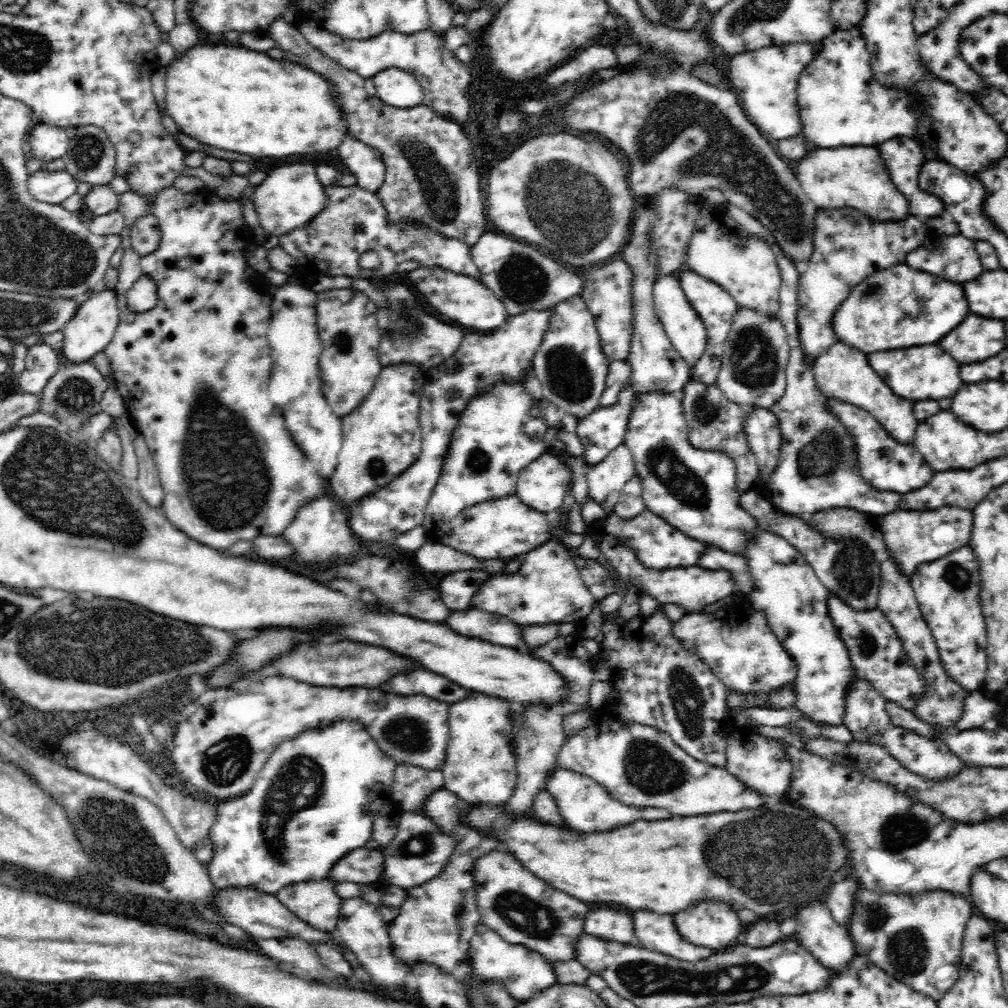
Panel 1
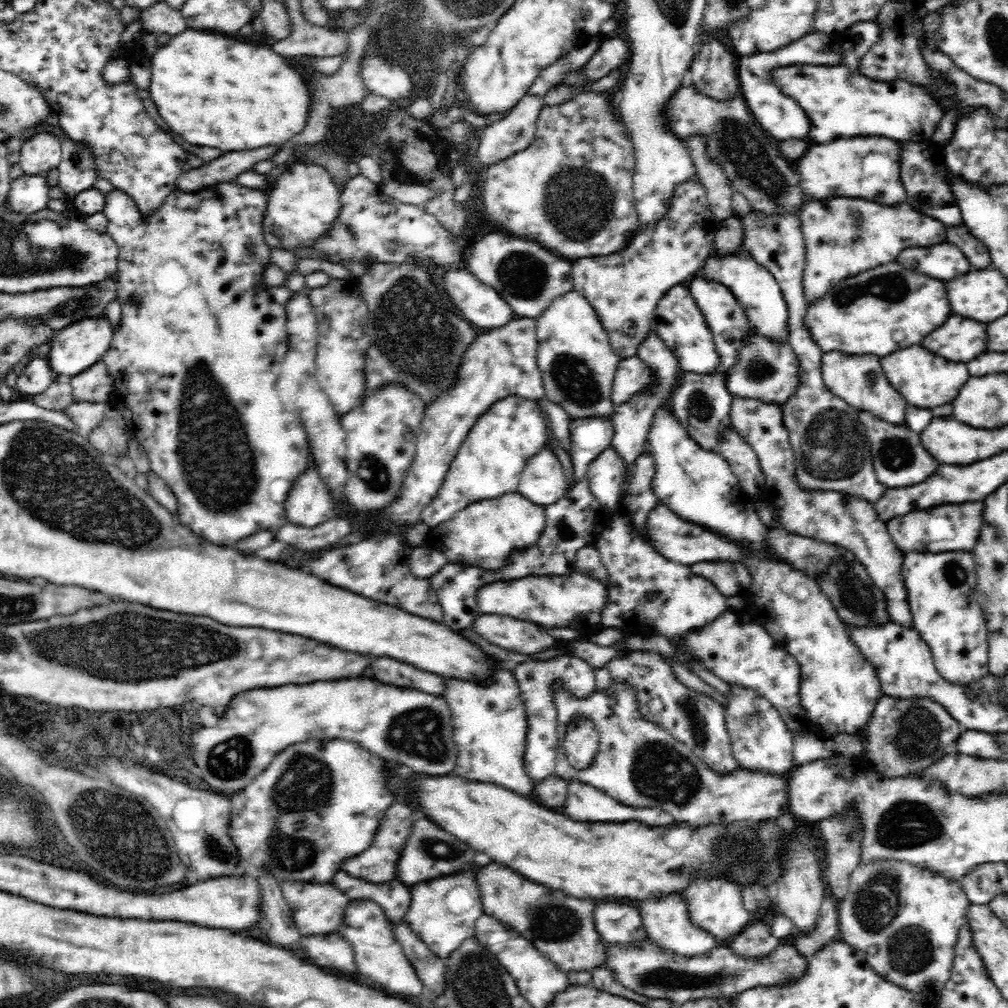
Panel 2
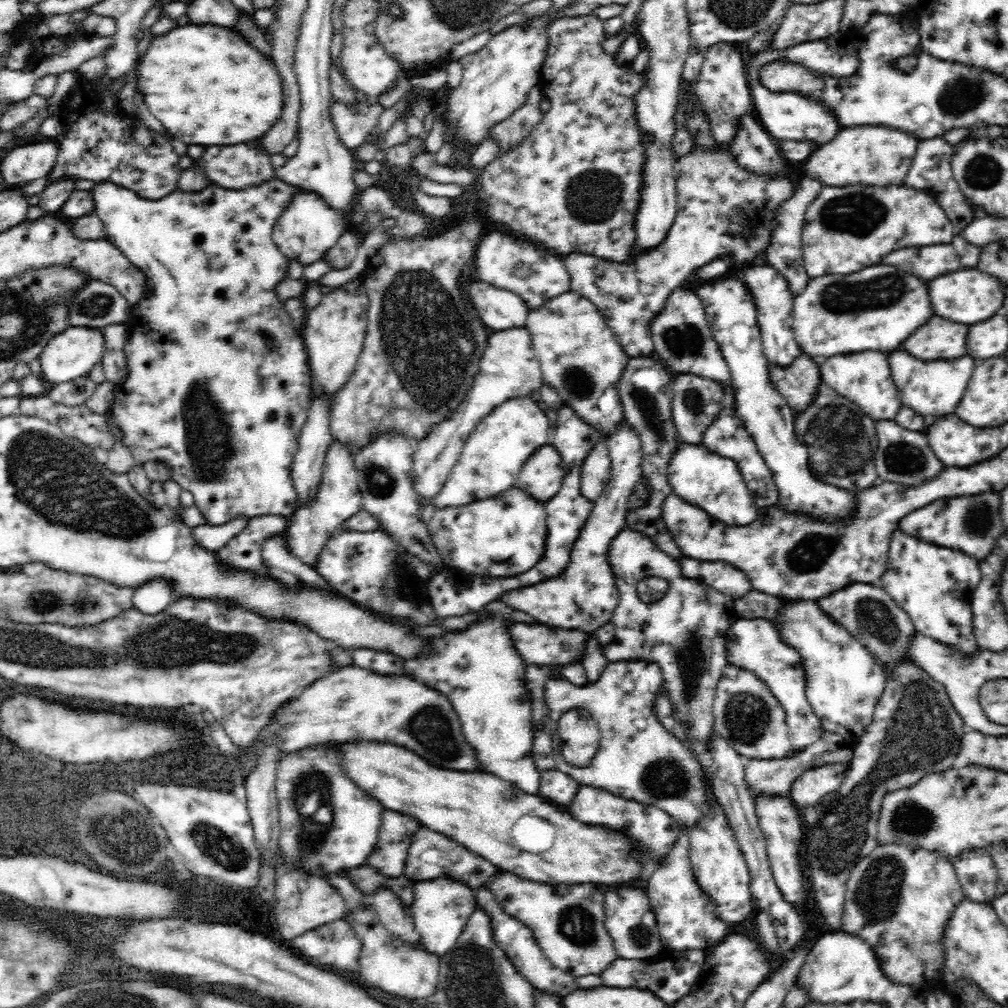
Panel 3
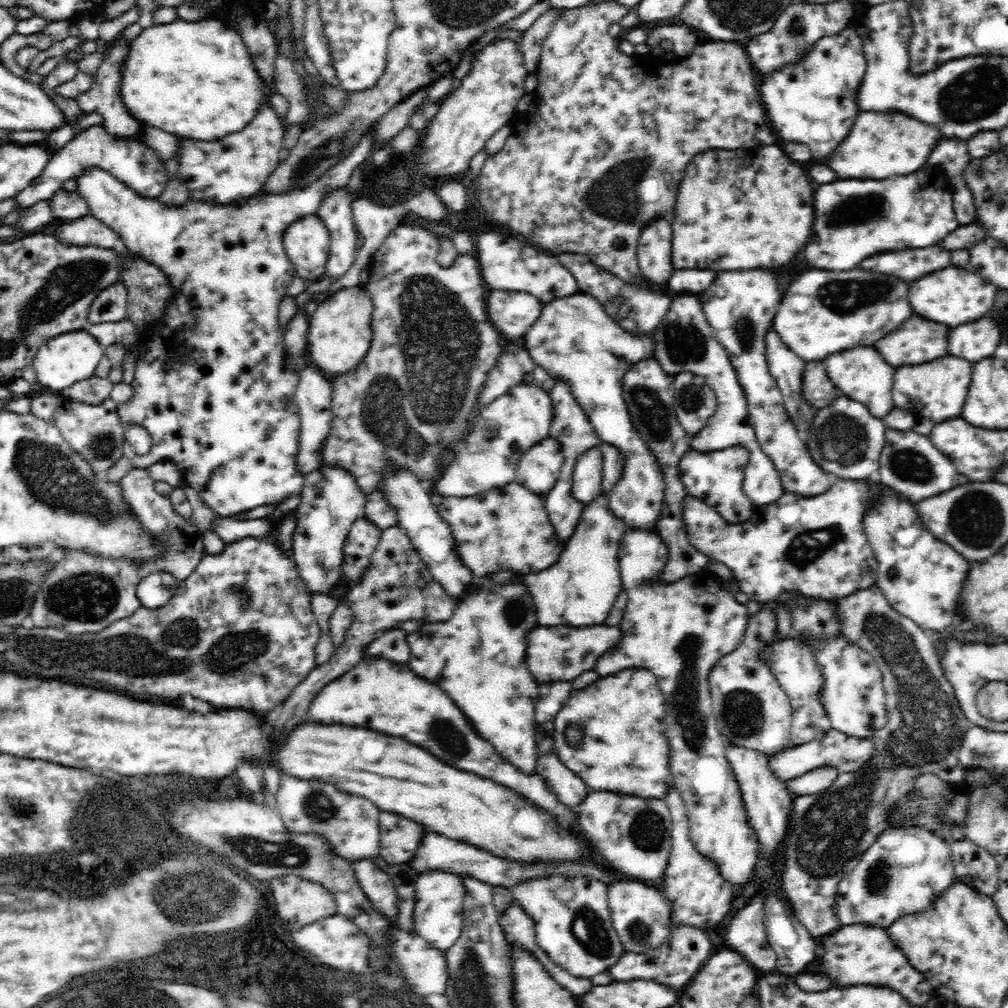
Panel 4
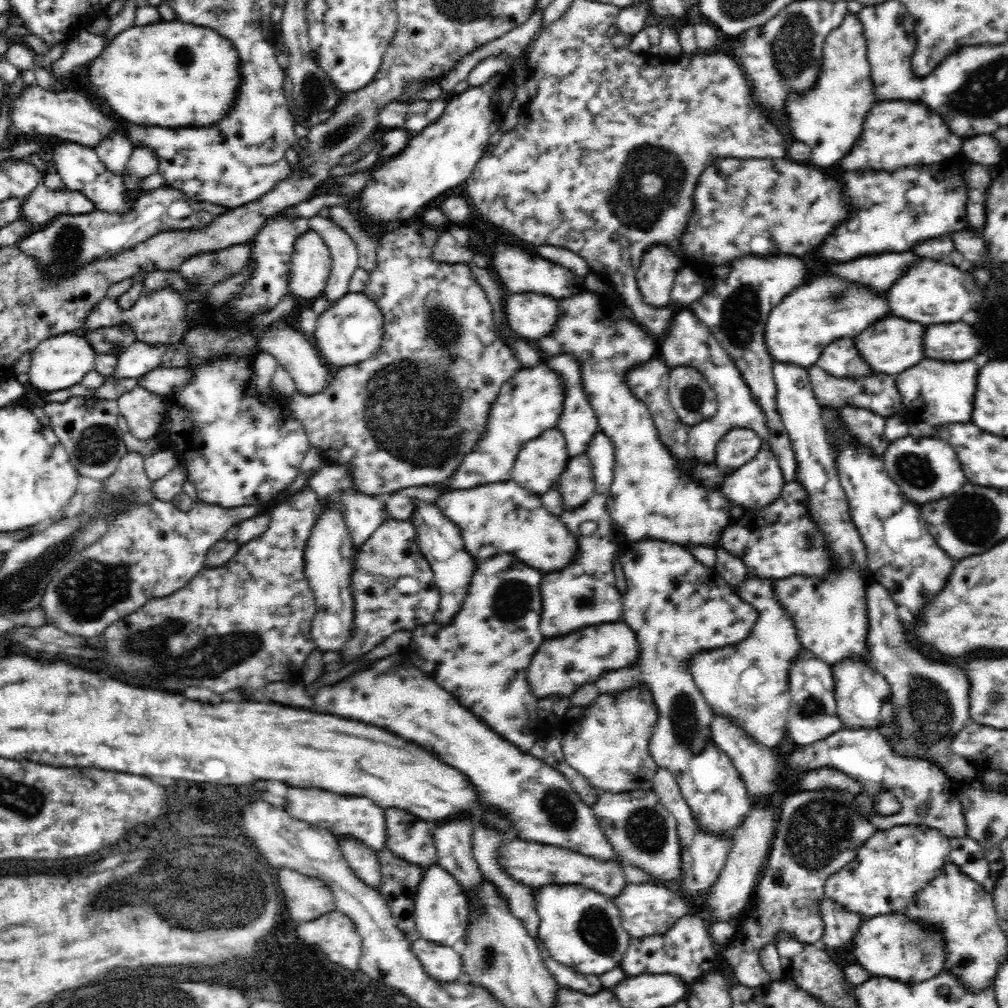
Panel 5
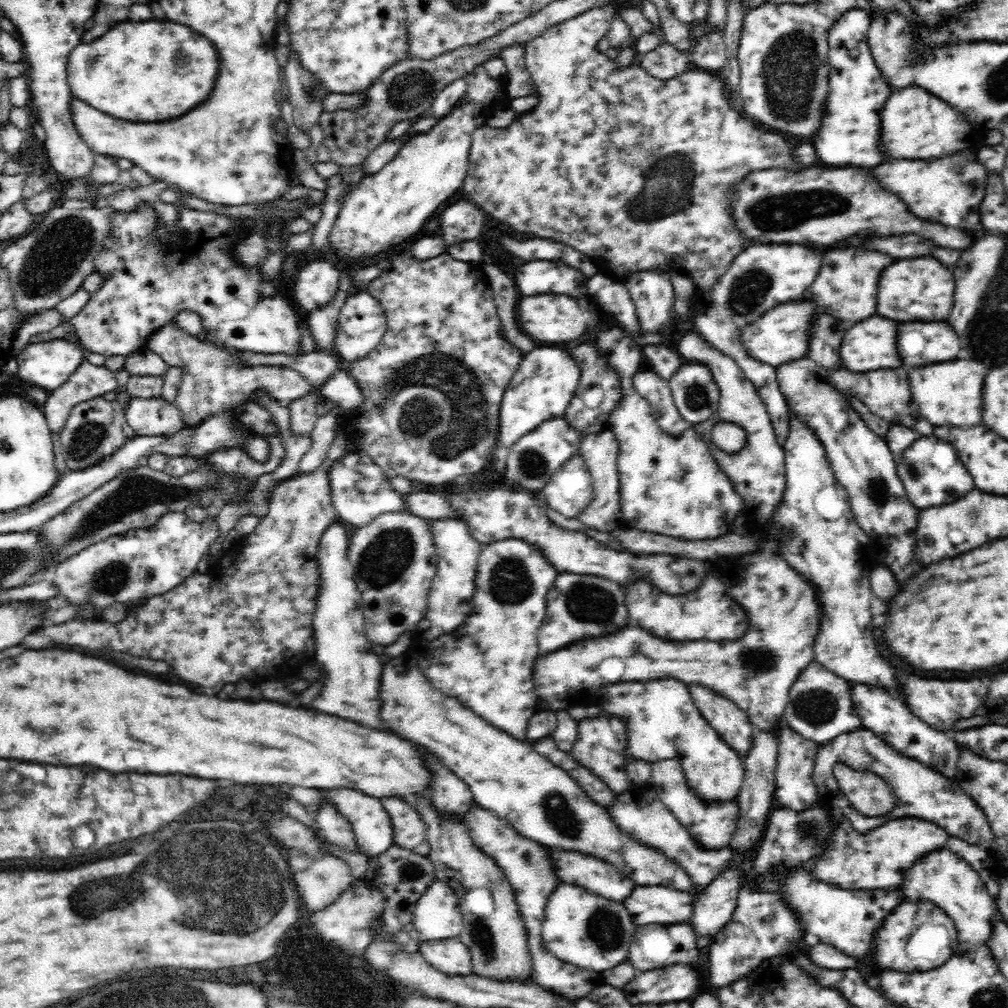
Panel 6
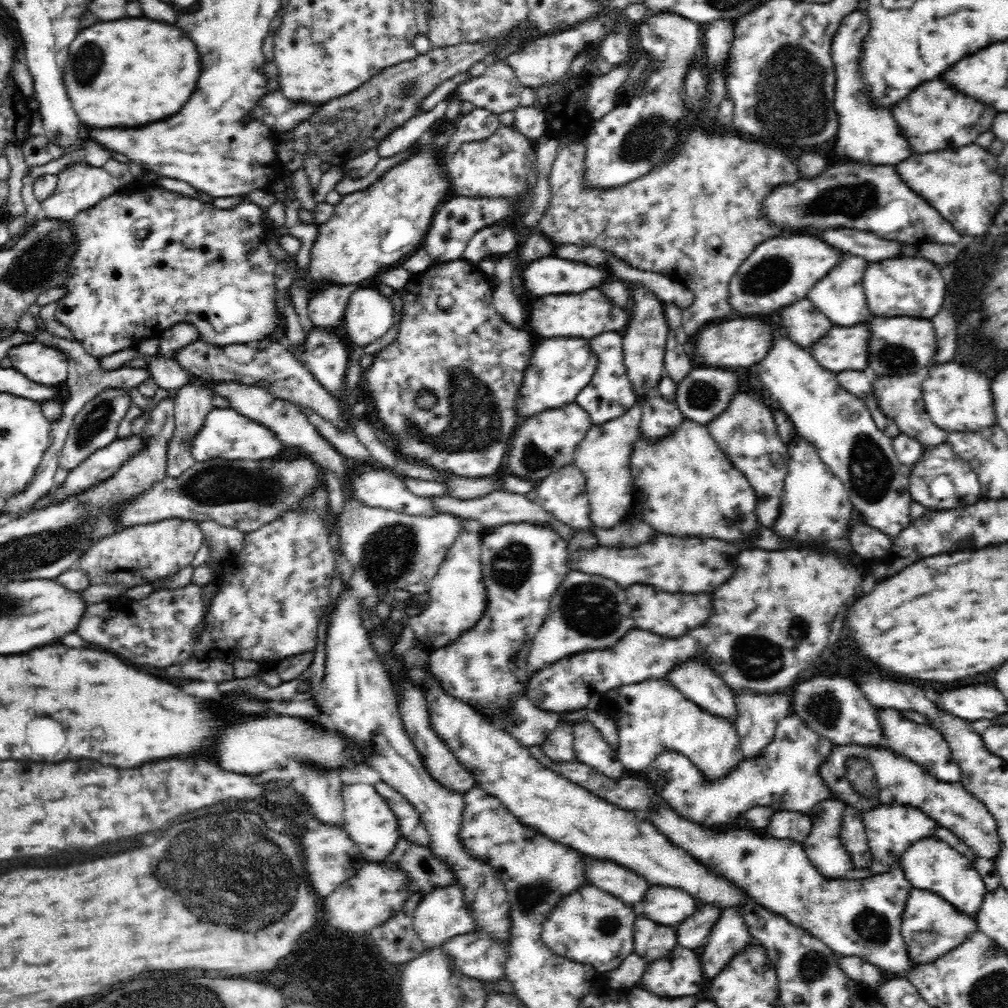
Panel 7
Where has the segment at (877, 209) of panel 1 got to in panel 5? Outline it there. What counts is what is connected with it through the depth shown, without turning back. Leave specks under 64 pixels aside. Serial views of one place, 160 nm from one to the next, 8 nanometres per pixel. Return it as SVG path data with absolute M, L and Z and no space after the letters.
M882 101L870 107L866 122L862 128L860 140L854 144L854 150L840 160L840 166L848 172L854 170L898 170L902 166L916 164L934 164L952 154L958 154L962 148L962 137L948 130L944 120L928 108L912 102Z

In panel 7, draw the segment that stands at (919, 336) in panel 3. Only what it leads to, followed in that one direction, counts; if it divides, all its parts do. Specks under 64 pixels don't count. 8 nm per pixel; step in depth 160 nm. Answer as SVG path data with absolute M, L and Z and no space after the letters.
M867 322L849 327L834 325L810 351L820 366L832 372L868 372L870 337Z

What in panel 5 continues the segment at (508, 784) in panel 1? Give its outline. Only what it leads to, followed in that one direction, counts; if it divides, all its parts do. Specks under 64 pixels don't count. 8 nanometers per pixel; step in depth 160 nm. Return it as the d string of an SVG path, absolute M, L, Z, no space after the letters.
M504 553L484 559L477 565L471 579L470 592L454 618L446 624L434 622L412 629L411 642L403 653L407 662L417 666L427 677L434 678L482 723L486 723L502 739L514 743L524 753L530 752L538 740L536 708L539 697L532 692L526 678L526 668L544 640L543 634L540 634L540 580L542 572L528 568L512 554Z

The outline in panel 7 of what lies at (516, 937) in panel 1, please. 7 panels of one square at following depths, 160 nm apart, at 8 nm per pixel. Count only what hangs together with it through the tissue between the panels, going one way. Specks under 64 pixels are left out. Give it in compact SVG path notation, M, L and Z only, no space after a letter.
M586 884L558 900L541 925L542 941L557 956L592 965L596 971L605 974L634 953L637 918L635 906L614 898L614 895L594 885Z

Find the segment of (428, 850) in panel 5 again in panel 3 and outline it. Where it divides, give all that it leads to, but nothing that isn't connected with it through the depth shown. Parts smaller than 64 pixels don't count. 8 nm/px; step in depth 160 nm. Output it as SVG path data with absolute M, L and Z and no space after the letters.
M385 809L382 814L378 842L365 864L378 873L396 878L403 874L406 858L415 832L422 827L417 818Z

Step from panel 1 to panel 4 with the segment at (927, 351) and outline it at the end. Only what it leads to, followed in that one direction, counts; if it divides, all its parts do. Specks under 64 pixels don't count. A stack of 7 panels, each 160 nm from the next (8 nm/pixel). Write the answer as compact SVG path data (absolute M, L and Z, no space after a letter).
M948 354L919 365L902 364L895 372L892 396L895 406L899 409L906 410L908 404L924 404L924 408L916 408L914 412L924 412L924 416L932 418L936 424L962 414L964 398L968 394L973 373L973 363L970 361Z

